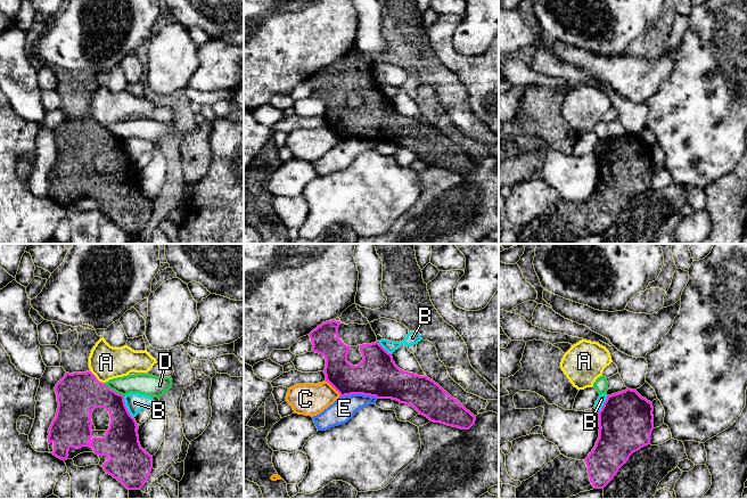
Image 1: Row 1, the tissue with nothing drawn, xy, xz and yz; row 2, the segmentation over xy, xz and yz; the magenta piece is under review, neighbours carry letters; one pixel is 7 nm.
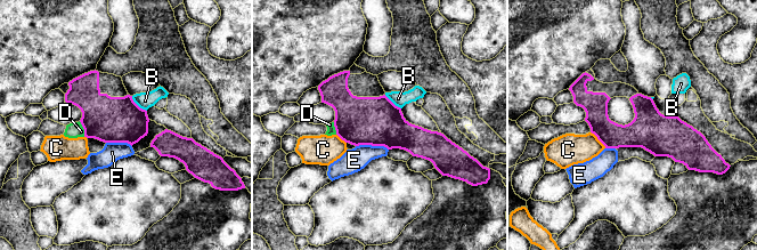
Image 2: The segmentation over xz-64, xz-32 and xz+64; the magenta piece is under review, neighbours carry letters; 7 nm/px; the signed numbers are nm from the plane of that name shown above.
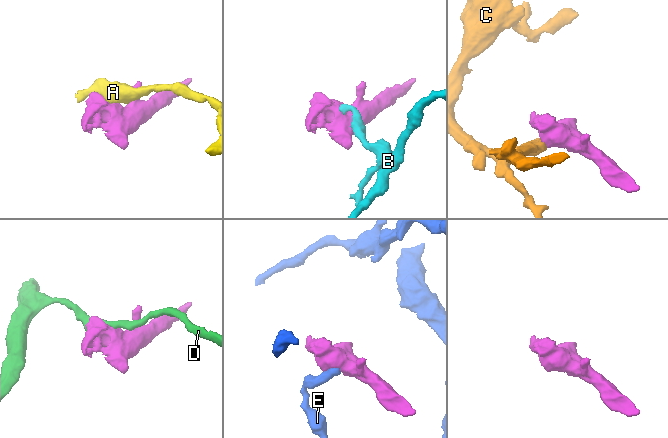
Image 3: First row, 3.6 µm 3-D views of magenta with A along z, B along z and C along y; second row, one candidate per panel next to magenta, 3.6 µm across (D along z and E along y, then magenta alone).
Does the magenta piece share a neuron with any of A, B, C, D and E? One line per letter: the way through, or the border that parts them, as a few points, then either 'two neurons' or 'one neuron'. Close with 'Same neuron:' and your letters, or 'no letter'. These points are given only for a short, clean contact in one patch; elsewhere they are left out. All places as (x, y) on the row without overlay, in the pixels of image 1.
A: border along xy (90, 116), (103, 128); two neurons
B: border along xy (123, 141), (124, 149), (133, 163); two neurons
C: border along xz (325, 125), (341, 140); two neurons
D: two neurons
E: border along xz (341, 140), (369, 139), (377, 142); two neurons
Same neuron: no letter

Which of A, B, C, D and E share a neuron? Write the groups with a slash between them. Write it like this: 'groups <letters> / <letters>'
groups A / B / C / D / E

